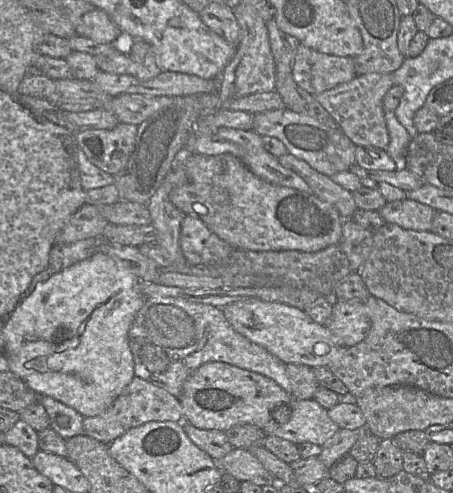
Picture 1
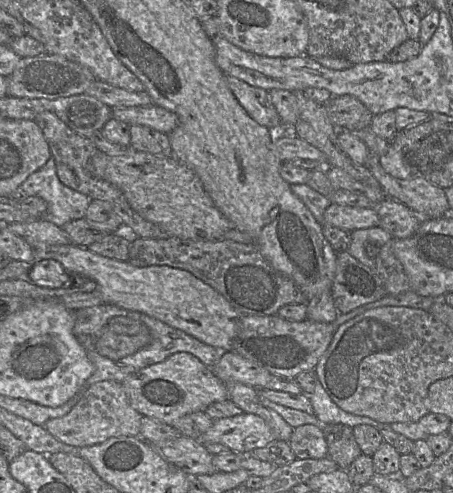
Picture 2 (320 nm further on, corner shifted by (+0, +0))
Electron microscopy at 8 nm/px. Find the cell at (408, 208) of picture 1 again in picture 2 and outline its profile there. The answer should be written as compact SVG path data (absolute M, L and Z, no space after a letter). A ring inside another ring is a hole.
M330 204L325 210L323 224L347 231L370 228L379 225L379 217L374 208L358 208L340 204Z

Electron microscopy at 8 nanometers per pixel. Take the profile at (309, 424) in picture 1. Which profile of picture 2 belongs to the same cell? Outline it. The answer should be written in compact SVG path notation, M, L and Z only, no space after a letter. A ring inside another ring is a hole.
M242 413L238 416L214 420L212 427L196 441L202 445L223 444L235 453L251 455L254 450L263 448L274 440L276 440L275 433L263 418L251 413Z

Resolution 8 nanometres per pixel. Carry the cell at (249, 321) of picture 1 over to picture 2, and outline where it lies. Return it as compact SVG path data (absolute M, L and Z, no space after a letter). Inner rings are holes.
M74 244L35 247L34 248L34 258L31 262L32 262L32 264L38 262L38 264L34 265L33 267L36 269L37 265L39 265L40 270L37 271L36 275L31 274L31 272L30 272L30 277L33 281L35 281L39 285L48 286L48 287L62 287L62 286L65 286L65 285L70 284L70 283L76 284L76 280L74 278L79 278L80 280L93 280L97 284L97 288L95 289L95 291L100 292L105 303L114 304L120 308L124 308L124 309L129 310L129 311L136 311L136 312L146 314L150 317L156 318L156 319L168 324L169 326L172 326L174 328L182 330L183 332L193 336L194 338L198 339L199 341L201 341L205 344L208 344L208 345L210 345L210 346L212 346L220 351L231 351L230 350L231 345L232 345L233 339L236 335L238 323L239 323L239 319L241 318L241 315L233 308L233 306L224 298L223 295L221 295L219 292L217 292L210 285L206 284L205 282L203 282L202 280L200 280L199 278L197 278L192 273L188 272L186 270L170 267L167 265L136 267L127 261L120 261L120 260L116 260L113 258L105 257L105 256L102 256L102 255L99 255L99 254L96 254L96 253L89 251L86 247L80 247L80 246L77 246ZM47 263L49 264L49 266L54 266L54 268L50 268L50 267L49 267L49 269L44 268L44 265L47 265ZM54 269L57 269L57 271L54 271L53 275L57 275L60 278L58 280L58 283L51 284L50 280L49 281L41 280L41 278L39 278L39 275L43 276L43 274L42 274L43 272L47 273L47 271L54 270Z

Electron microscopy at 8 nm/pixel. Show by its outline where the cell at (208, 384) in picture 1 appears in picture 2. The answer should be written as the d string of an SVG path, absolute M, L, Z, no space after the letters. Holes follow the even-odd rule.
M178 352L165 361L129 375L121 382L131 406L143 417L173 426L181 417L204 410L215 402L229 399L227 386L190 353Z

